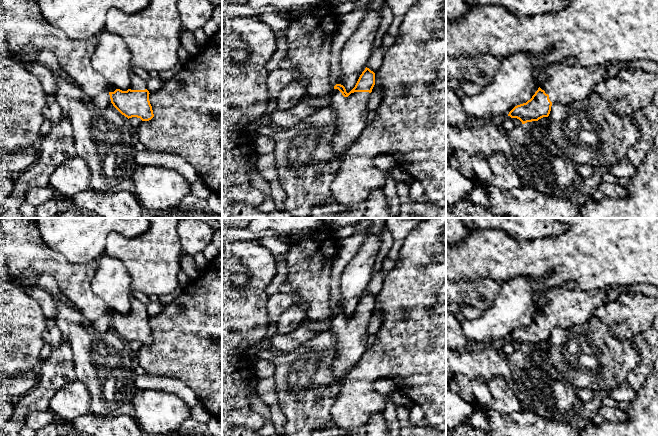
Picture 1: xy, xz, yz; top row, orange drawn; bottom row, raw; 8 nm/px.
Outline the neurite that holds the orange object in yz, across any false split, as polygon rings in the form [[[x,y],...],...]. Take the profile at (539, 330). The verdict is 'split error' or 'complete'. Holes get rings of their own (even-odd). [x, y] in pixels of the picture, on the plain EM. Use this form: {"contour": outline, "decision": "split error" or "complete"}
{"contour": [[[572,286],[555,287],[545,292],[545,304],[541,304],[540,311],[530,324],[526,327],[515,330],[508,338],[511,342],[519,343],[522,348],[538,345],[548,341],[553,328],[568,328],[575,324],[588,322],[594,311],[606,303],[607,293],[612,290],[610,287],[595,289],[593,291],[582,291]]], "decision": "split error"}

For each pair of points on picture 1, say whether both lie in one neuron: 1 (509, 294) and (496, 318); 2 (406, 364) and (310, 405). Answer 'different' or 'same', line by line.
1: same
2: different

